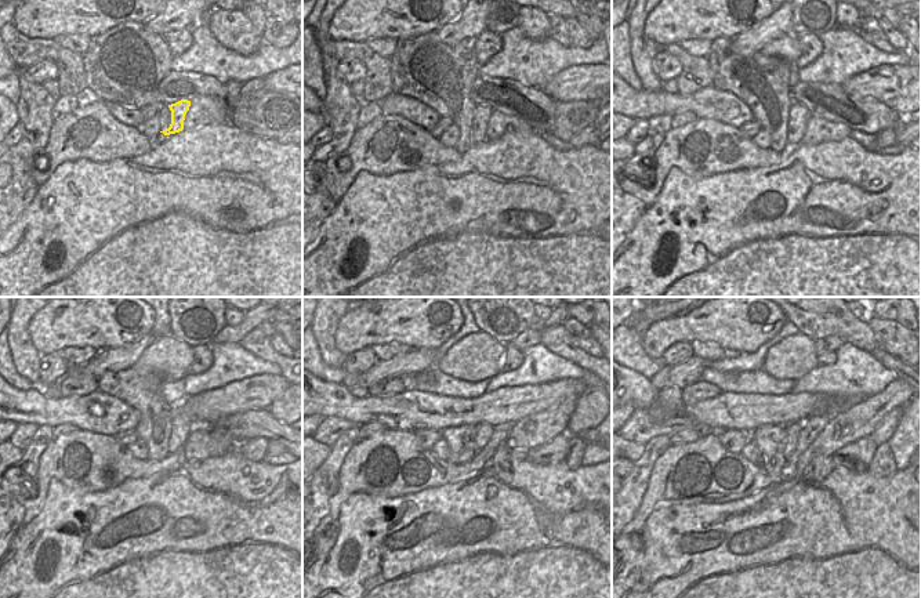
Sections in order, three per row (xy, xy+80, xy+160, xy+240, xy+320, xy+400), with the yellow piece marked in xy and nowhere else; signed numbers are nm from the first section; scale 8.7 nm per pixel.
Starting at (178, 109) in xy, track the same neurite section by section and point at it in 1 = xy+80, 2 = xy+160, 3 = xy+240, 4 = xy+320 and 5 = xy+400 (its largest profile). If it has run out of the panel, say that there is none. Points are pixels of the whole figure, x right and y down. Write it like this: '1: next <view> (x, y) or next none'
1: next xy+80 (481, 118)
2: next xy+160 (800, 115)
3: next xy+240 (181, 427)
4: next xy+320 (483, 431)
5: next xy+400 (791, 430)

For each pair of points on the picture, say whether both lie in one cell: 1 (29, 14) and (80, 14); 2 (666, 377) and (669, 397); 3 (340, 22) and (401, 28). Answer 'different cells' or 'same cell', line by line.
1: same cell
2: different cells
3: same cell

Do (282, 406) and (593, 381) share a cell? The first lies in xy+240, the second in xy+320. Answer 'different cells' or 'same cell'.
different cells

